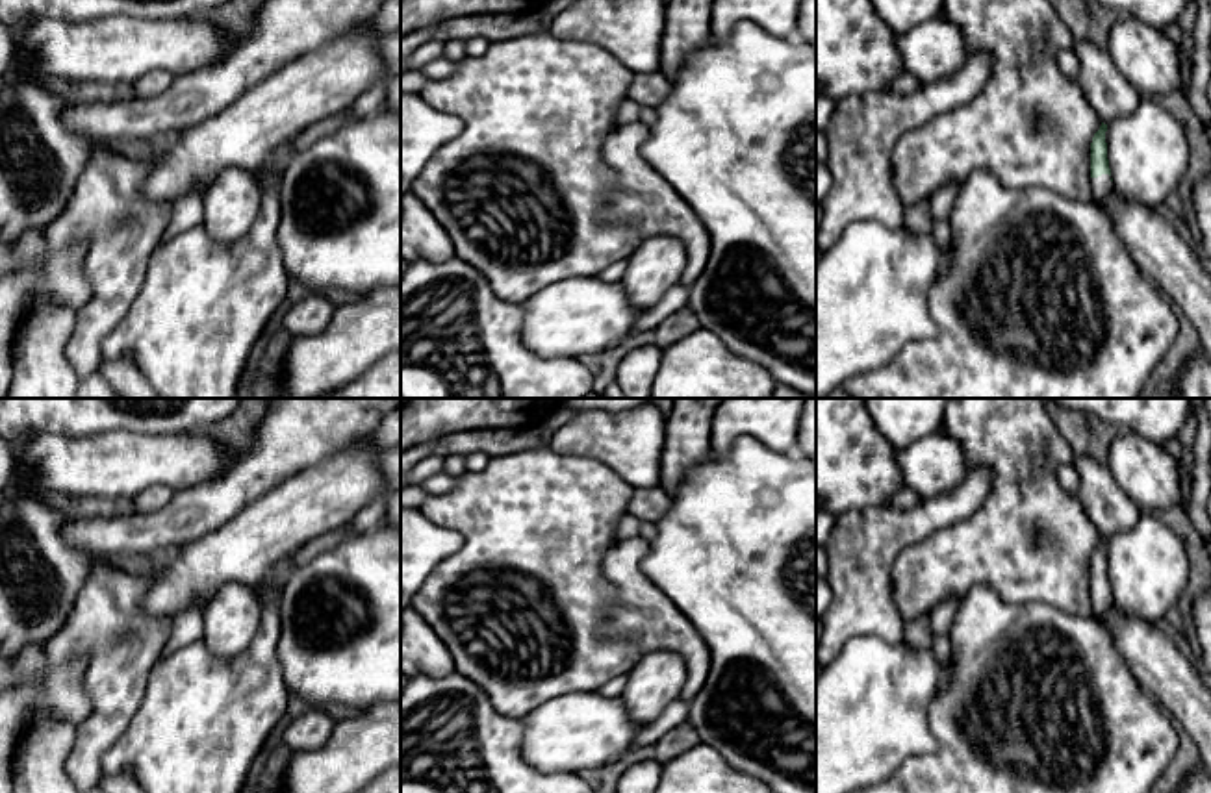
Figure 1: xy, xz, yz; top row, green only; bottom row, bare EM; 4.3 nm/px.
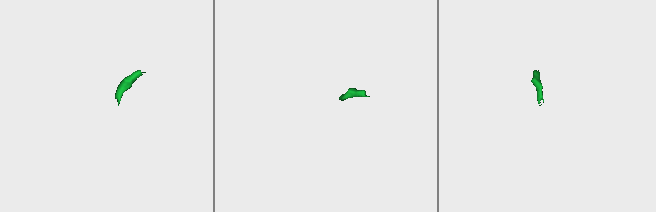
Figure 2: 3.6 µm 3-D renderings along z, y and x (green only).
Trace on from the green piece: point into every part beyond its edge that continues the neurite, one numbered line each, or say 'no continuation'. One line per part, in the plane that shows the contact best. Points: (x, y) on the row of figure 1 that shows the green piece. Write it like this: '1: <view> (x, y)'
1: yz (1102, 186)

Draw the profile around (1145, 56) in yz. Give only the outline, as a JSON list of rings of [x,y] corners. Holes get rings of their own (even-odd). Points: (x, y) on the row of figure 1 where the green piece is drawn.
[[[1120,17],[1109,30],[1107,50],[1141,96],[1154,98],[1181,89],[1179,52],[1163,30]]]

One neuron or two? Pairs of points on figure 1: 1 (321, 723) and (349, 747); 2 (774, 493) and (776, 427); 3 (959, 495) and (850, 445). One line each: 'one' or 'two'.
1: two
2: two
3: two

